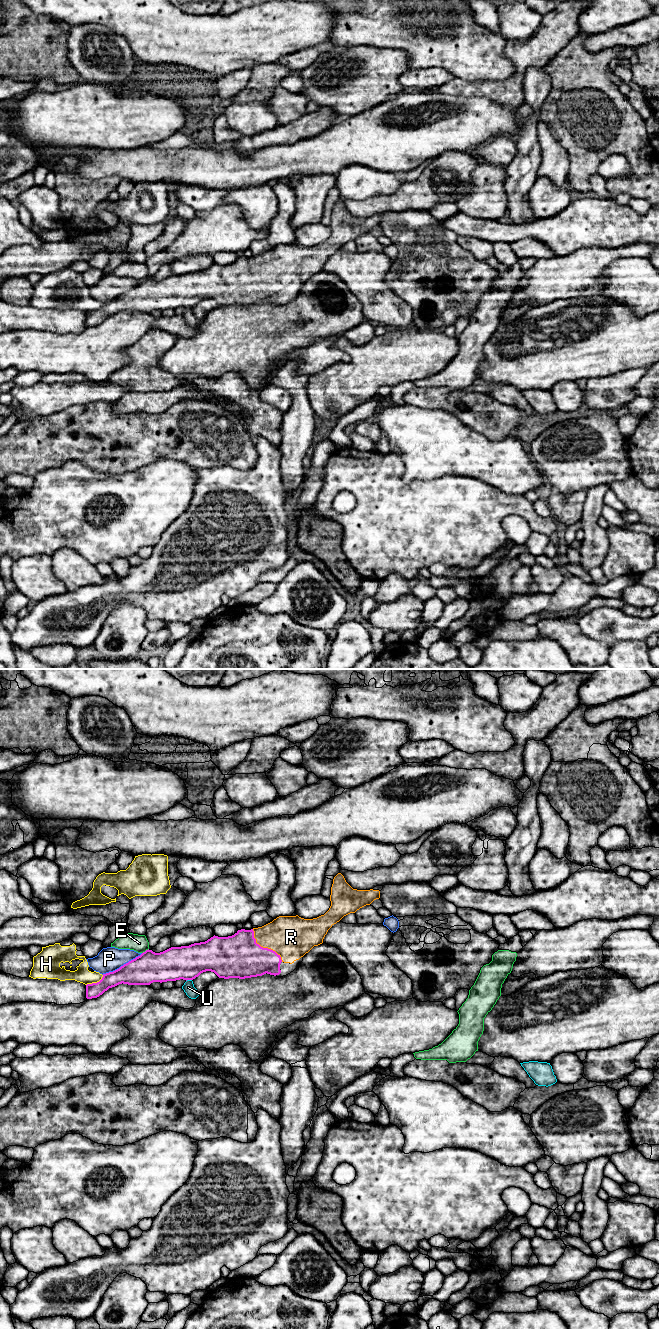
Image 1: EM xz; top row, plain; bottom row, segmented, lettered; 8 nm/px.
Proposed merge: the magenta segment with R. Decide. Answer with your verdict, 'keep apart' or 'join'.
join

